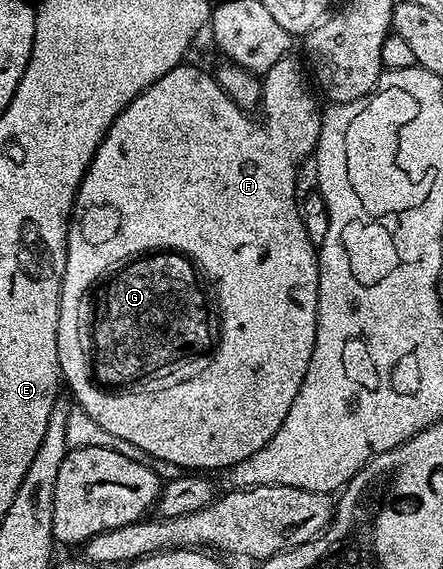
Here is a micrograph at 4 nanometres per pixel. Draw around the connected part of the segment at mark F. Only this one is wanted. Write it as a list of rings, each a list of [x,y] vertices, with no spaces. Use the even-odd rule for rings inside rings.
[[[288,55],[282,57],[262,78],[263,82],[263,100],[261,110],[263,109],[263,122],[254,121],[252,114],[248,110],[237,107],[225,91],[215,81],[210,72],[198,69],[195,65],[184,63],[179,65],[173,71],[161,75],[157,83],[153,83],[133,103],[129,103],[113,119],[109,131],[101,139],[85,175],[81,179],[79,194],[75,197],[75,209],[77,216],[67,226],[67,254],[65,255],[65,275],[61,279],[61,293],[67,293],[69,285],[75,287],[75,293],[85,293],[87,285],[95,276],[104,270],[109,271],[117,259],[125,255],[134,253],[139,249],[148,249],[151,245],[180,245],[187,249],[187,253],[195,253],[207,269],[211,269],[211,277],[219,281],[217,287],[218,297],[222,297],[225,308],[225,338],[221,343],[221,348],[205,364],[205,372],[188,385],[175,385],[175,389],[167,389],[167,393],[145,393],[144,397],[134,397],[125,395],[123,397],[107,397],[107,393],[99,393],[95,385],[91,385],[91,375],[86,370],[88,359],[85,359],[77,351],[77,361],[79,361],[79,371],[83,375],[83,385],[77,385],[77,391],[72,391],[70,396],[74,404],[86,411],[93,417],[94,422],[100,427],[105,427],[112,435],[125,439],[125,443],[132,450],[140,449],[143,453],[148,453],[151,457],[156,457],[159,461],[168,461],[171,465],[180,465],[183,471],[222,471],[228,469],[231,465],[241,463],[249,459],[285,423],[285,415],[289,415],[289,407],[293,399],[297,399],[301,383],[305,379],[305,371],[309,367],[309,359],[313,355],[313,343],[315,342],[315,324],[317,323],[317,303],[319,302],[319,254],[316,245],[311,242],[309,235],[305,235],[305,223],[299,214],[300,198],[295,197],[295,176],[299,173],[299,164],[303,160],[310,158],[315,151],[315,144],[321,135],[321,123],[323,115],[321,112],[320,98],[309,80],[308,70],[304,62],[298,56]]]

